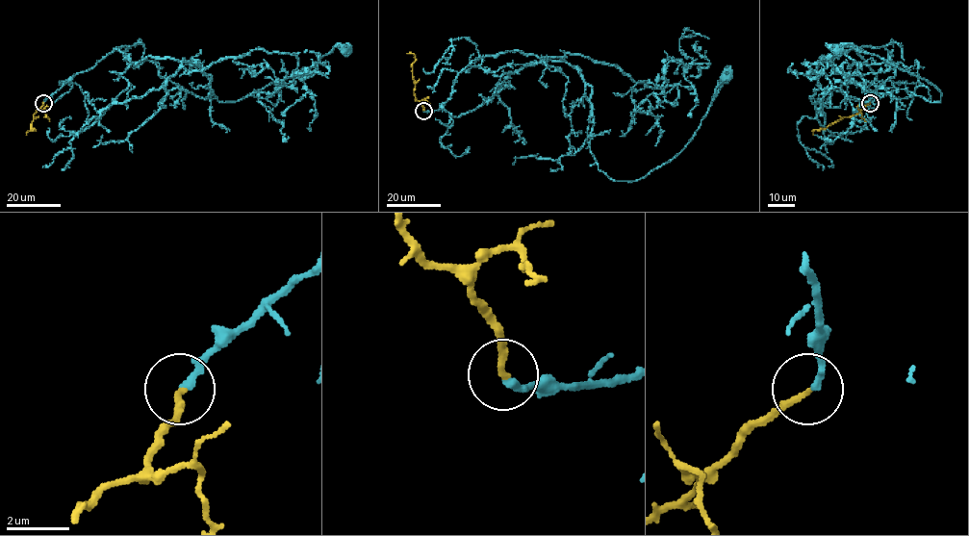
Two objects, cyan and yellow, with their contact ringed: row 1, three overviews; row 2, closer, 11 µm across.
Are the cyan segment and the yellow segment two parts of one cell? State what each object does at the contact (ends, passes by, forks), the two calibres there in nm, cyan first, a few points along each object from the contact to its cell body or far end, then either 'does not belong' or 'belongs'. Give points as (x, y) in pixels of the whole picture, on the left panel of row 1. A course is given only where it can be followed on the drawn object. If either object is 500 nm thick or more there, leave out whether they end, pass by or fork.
cyan ends there; yellow ends there; 240 nm thick on the cyan side, 220 nm on the other; cyan runs (42, 103), (114, 49), (132, 62), (193, 62), (223, 102), (344, 48); yellow runs (42, 103), (34, 114), (32, 129), (35, 130), (26, 135); belongs

